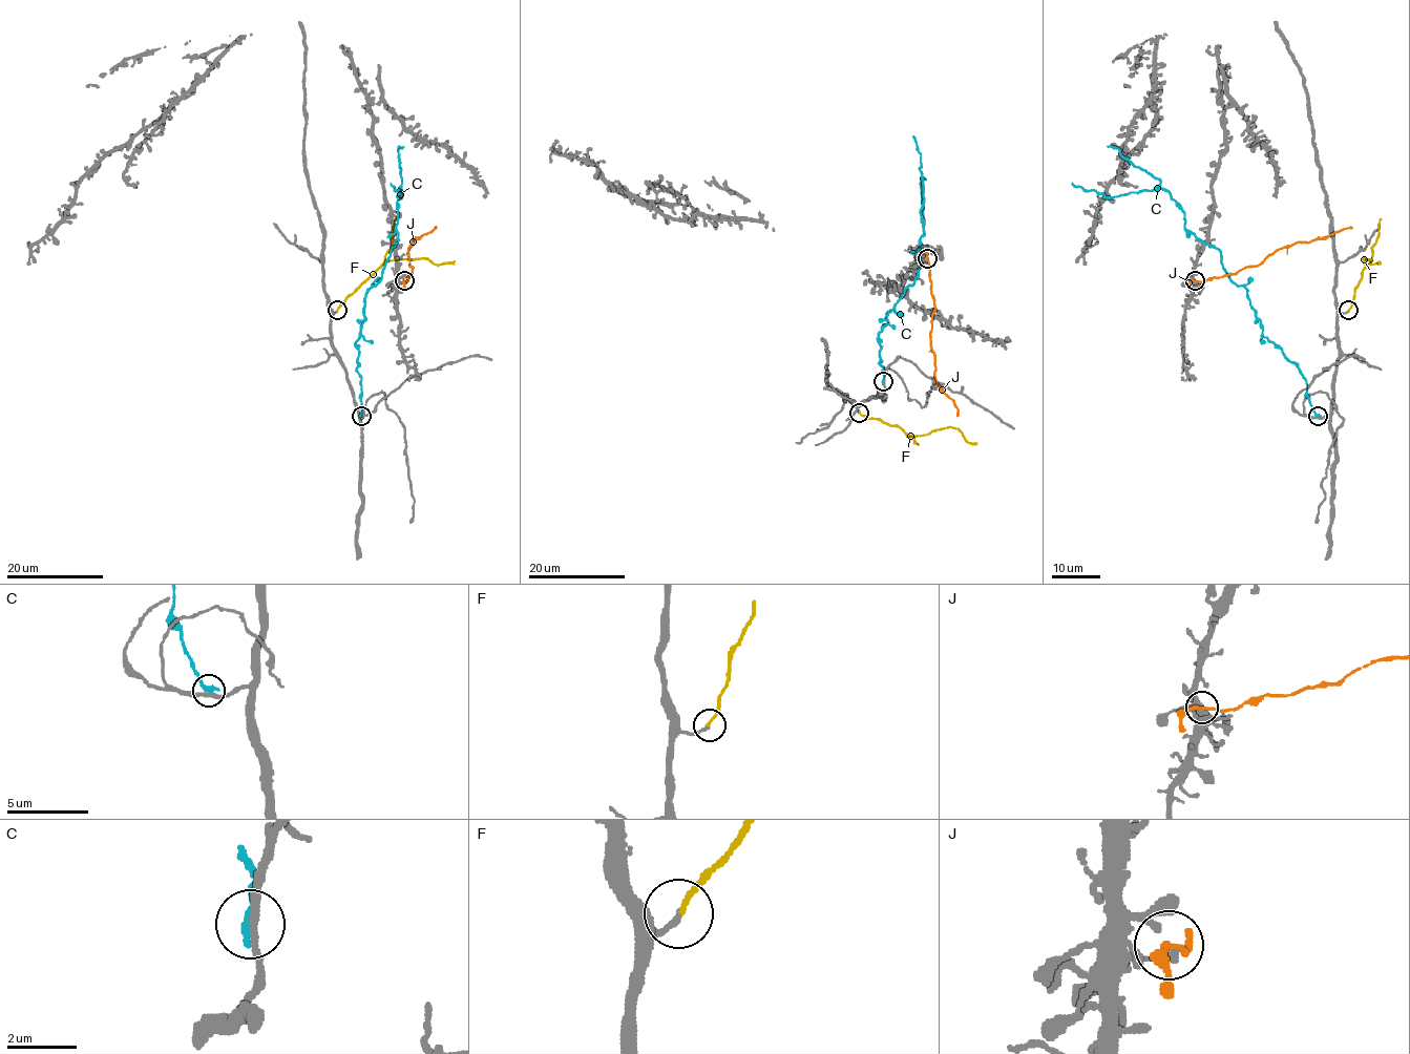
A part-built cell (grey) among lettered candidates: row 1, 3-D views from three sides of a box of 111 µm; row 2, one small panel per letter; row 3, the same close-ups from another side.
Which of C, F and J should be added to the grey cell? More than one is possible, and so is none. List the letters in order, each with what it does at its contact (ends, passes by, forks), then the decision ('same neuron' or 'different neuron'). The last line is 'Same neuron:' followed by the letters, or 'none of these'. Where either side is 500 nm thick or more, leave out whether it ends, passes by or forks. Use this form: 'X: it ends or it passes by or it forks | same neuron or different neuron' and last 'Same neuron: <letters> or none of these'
C: it ends | different neuron
F: it ends | same neuron
J: it passes by | different neuron
Same neuron: F

